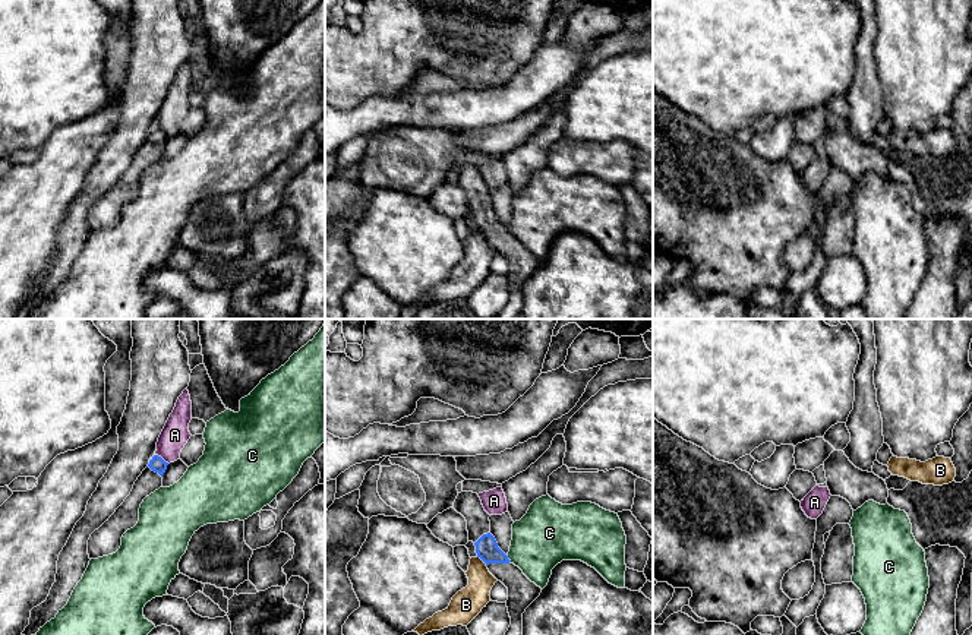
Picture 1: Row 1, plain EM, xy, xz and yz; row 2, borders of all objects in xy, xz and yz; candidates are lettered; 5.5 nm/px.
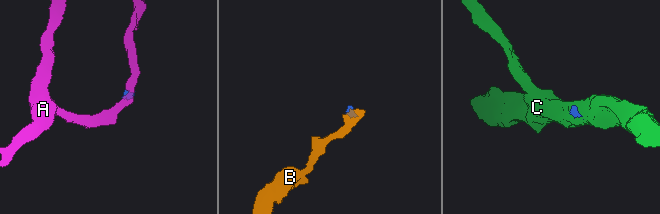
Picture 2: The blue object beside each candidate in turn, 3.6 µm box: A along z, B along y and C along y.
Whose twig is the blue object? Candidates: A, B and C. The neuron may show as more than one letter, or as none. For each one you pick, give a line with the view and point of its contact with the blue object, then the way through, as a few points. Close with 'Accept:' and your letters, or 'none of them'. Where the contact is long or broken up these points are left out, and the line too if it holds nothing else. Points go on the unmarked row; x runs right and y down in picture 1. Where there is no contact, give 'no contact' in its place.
Accept: none of them

